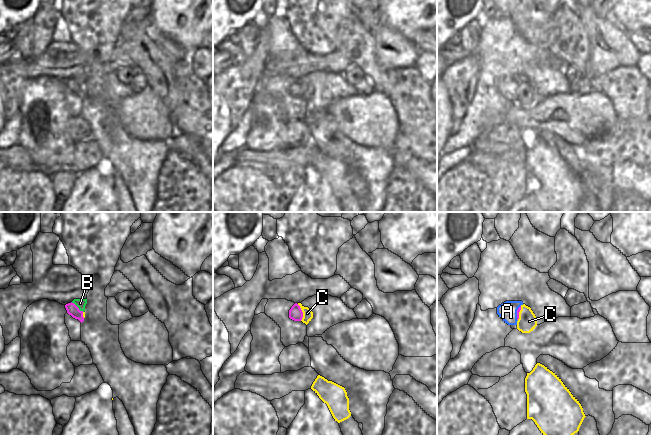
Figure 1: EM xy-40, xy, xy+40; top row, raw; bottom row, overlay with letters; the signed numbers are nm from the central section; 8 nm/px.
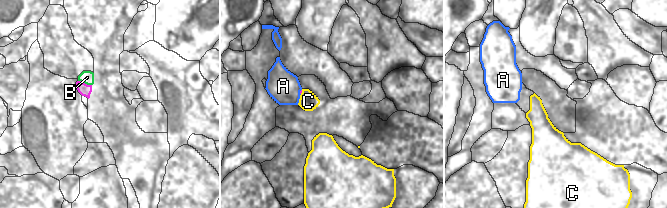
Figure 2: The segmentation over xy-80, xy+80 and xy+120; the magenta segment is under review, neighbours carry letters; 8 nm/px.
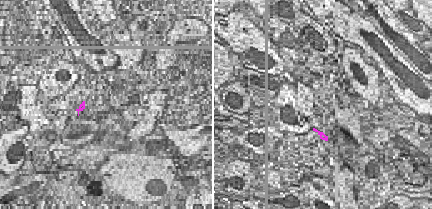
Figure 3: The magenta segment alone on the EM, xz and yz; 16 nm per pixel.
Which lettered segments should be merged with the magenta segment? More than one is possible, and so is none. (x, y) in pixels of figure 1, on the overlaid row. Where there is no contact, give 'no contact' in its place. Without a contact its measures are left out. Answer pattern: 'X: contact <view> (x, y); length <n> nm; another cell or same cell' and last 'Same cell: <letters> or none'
A: contact xy+40 (517, 313); length 130 nm; same cell
B: contact xy-40 (77, 307); length 130 nm; another cell
C: contact xy (302, 312); length 140 nm; another cell
Same cell: A

